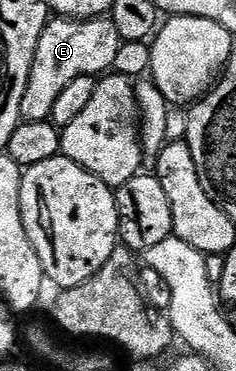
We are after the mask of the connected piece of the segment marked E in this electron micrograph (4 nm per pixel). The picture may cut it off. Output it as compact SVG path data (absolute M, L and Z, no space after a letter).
M110 18L48 19L45 30L37 42L37 54L33 54L29 86L25 86L25 95L21 97L22 119L33 123L50 121L57 97L61 95L61 90L65 90L65 86L69 86L69 82L73 82L73 78L88 74L107 74L114 69L120 43L117 26L113 26Z

